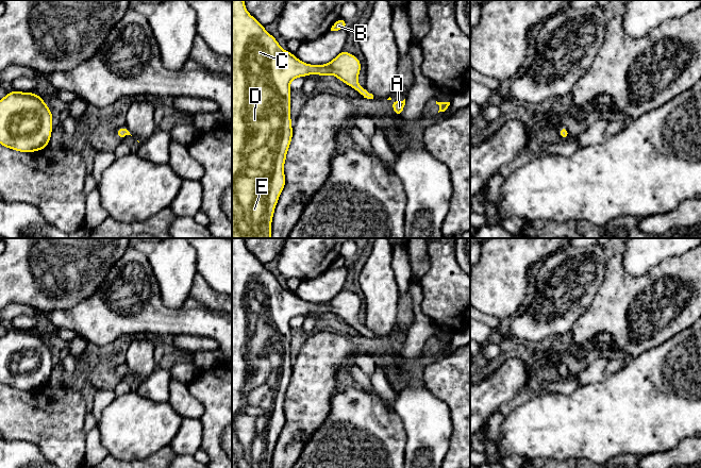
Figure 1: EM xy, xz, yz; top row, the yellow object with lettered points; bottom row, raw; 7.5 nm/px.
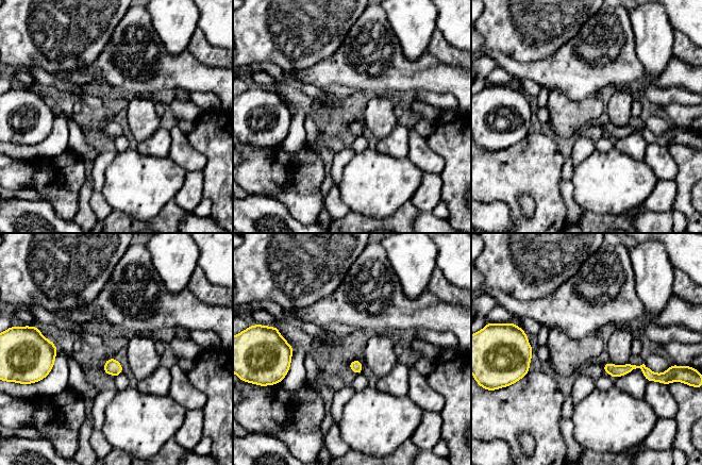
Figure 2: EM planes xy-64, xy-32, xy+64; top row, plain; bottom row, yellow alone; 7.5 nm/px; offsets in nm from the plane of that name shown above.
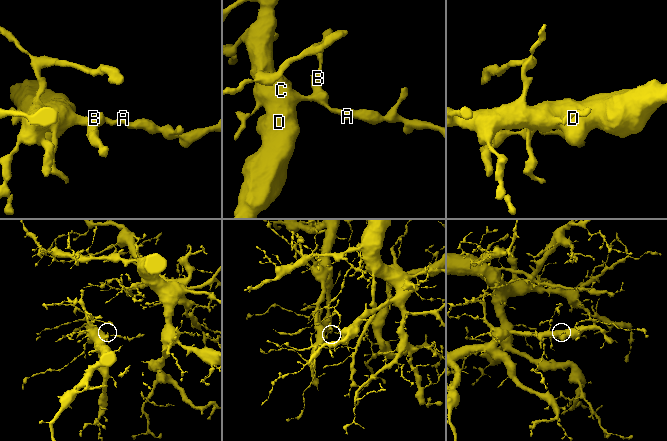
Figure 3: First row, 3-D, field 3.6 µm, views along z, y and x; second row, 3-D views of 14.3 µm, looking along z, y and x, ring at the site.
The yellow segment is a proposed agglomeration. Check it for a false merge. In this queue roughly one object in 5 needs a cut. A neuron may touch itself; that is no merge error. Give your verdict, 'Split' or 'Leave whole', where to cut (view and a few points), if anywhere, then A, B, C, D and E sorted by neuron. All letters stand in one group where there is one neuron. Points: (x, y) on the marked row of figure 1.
Leave whole. No split. Groups: A B C D E

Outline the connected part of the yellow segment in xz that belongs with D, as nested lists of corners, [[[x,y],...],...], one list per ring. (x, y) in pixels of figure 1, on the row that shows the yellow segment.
[[[232,0],[232,238],[271,238],[273,212],[285,186],[284,164],[293,138],[290,82],[308,74],[332,74],[364,98],[373,99],[373,95],[357,82],[360,72],[360,60],[344,50],[324,65],[301,62],[295,54],[283,50],[264,26],[249,14],[244,0]]]

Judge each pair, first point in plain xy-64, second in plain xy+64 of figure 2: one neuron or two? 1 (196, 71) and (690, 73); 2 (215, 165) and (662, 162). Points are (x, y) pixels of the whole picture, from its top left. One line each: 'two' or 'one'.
1: one
2: two

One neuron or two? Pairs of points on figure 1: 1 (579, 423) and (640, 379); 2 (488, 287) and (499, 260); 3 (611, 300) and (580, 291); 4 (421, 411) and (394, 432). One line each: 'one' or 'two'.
1: one
2: one
3: two
4: two

